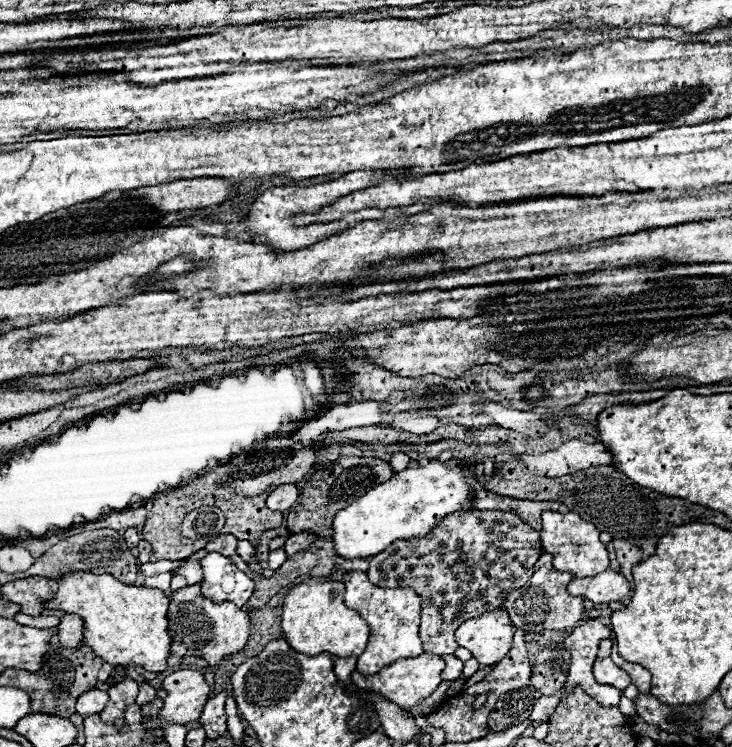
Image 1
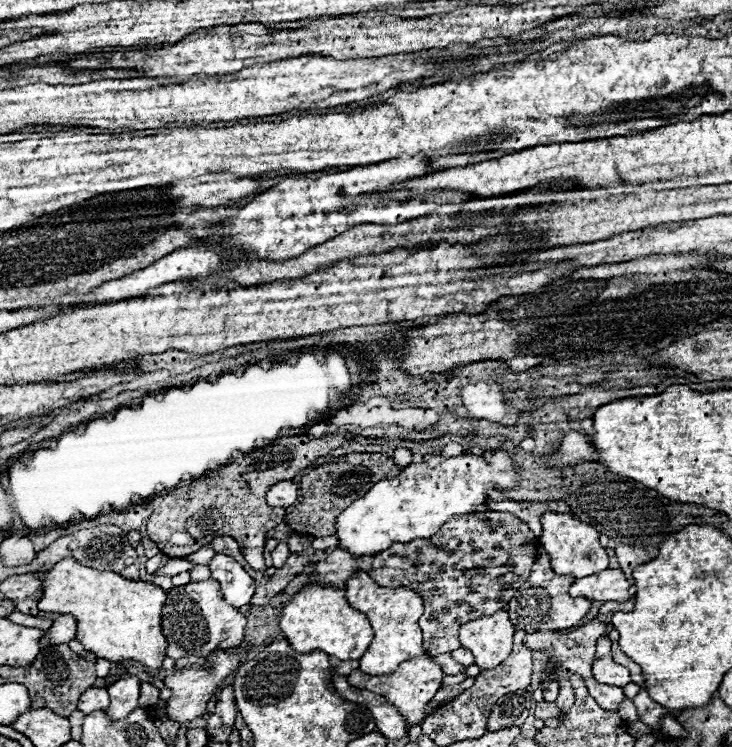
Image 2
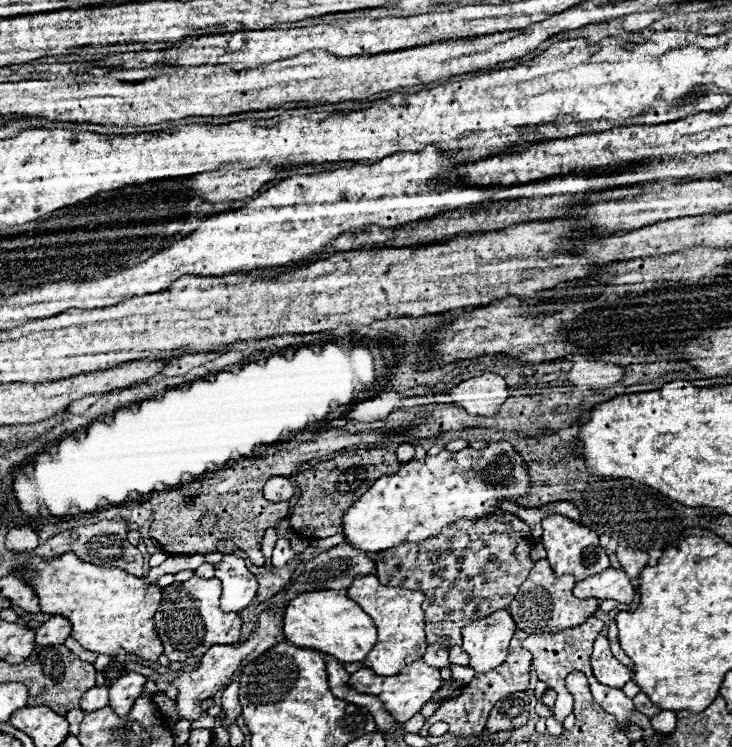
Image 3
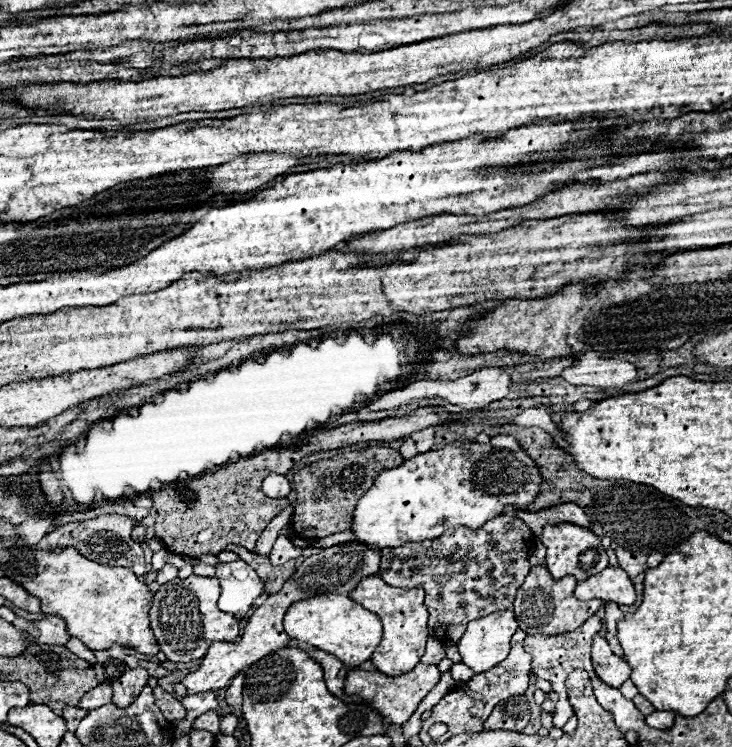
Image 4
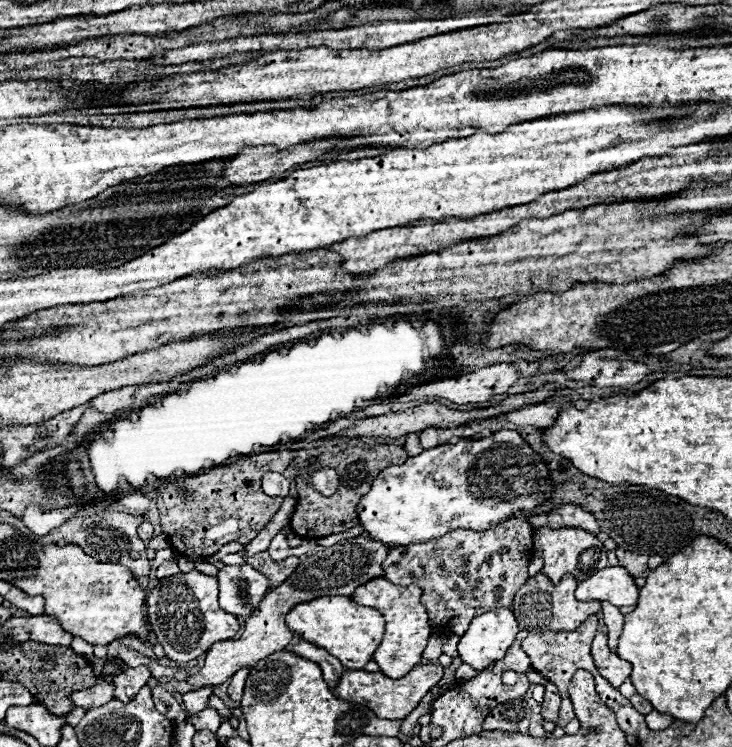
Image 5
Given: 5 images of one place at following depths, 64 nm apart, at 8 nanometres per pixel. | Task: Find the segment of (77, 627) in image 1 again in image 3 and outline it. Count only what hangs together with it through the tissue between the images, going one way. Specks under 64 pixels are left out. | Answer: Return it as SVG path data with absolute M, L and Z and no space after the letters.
M52 616L48 622L44 622L40 628L36 628L36 644L64 644L66 638L70 638L72 624L64 616Z

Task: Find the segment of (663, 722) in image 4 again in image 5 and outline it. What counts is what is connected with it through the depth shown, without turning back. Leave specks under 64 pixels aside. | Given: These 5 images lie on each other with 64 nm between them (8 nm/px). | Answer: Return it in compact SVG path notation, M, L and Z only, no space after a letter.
M656 710L646 716L646 724L648 724L650 730L664 730L664 728L668 728L672 724L672 720L674 720L672 716L662 714L662 712L656 712Z

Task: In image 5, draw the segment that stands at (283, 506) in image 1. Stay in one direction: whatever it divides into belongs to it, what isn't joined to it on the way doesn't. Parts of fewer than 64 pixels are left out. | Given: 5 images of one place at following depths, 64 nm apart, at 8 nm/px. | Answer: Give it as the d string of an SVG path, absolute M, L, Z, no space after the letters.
M268 472L262 478L262 490L268 496L282 496L284 498L284 496L288 496L288 488L290 488L290 482L284 478L284 474Z

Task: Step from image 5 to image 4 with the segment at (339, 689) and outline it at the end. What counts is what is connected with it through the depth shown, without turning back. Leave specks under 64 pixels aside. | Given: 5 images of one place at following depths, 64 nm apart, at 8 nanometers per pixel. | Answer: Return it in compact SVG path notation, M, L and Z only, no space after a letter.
M420 662L410 672L394 676L394 678L386 676L386 674L382 674L378 670L352 670L352 672L348 672L344 690L346 690L348 696L356 694L356 696L366 698L392 724L404 724L414 714L418 704L426 698L426 694L438 684L438 680L440 680L438 666Z

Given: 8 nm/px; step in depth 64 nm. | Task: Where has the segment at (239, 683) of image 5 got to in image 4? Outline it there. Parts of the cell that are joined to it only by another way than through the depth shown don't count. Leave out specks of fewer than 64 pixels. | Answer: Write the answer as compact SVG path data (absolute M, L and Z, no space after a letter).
M238 674L238 676L234 676L234 680L230 682L230 686L226 690L226 704L230 706L232 712L242 710L242 682L244 682L244 674Z

